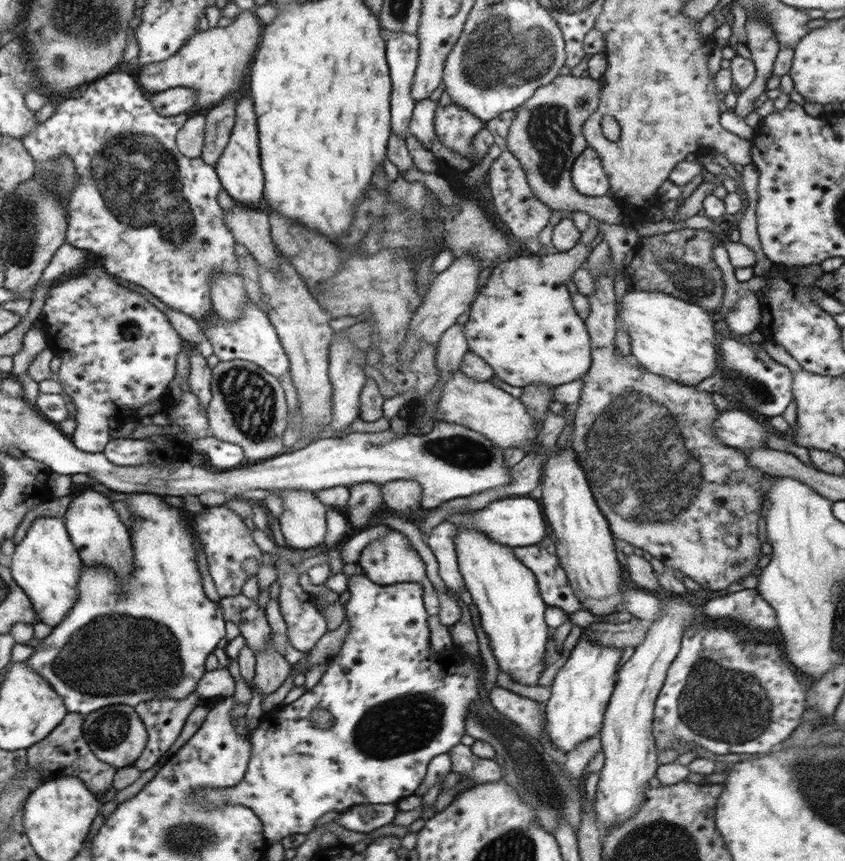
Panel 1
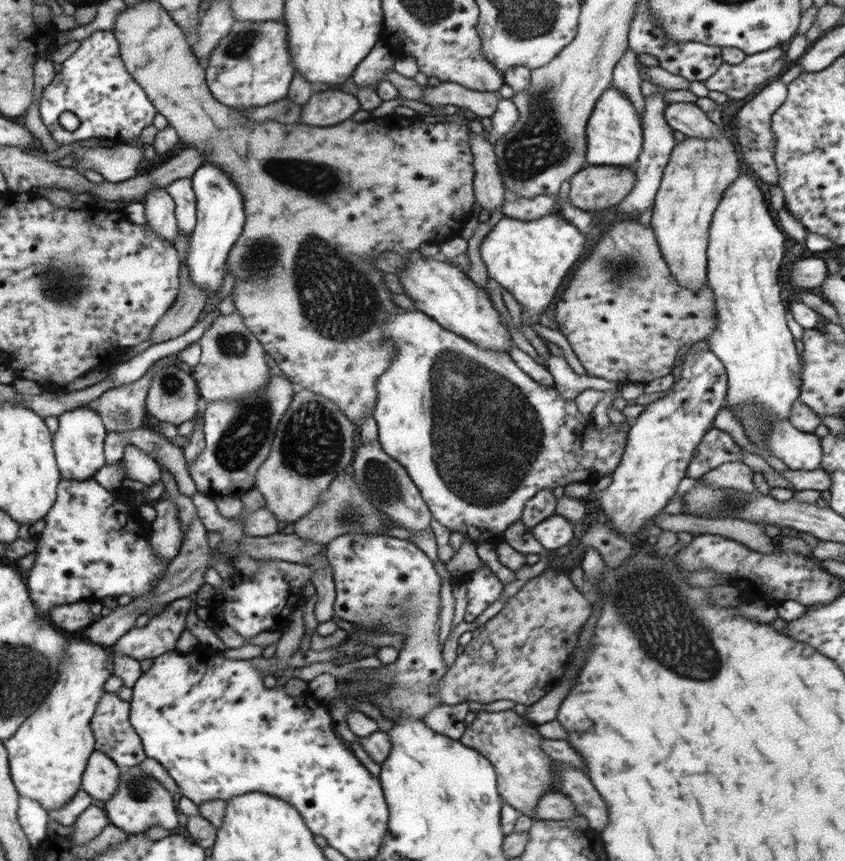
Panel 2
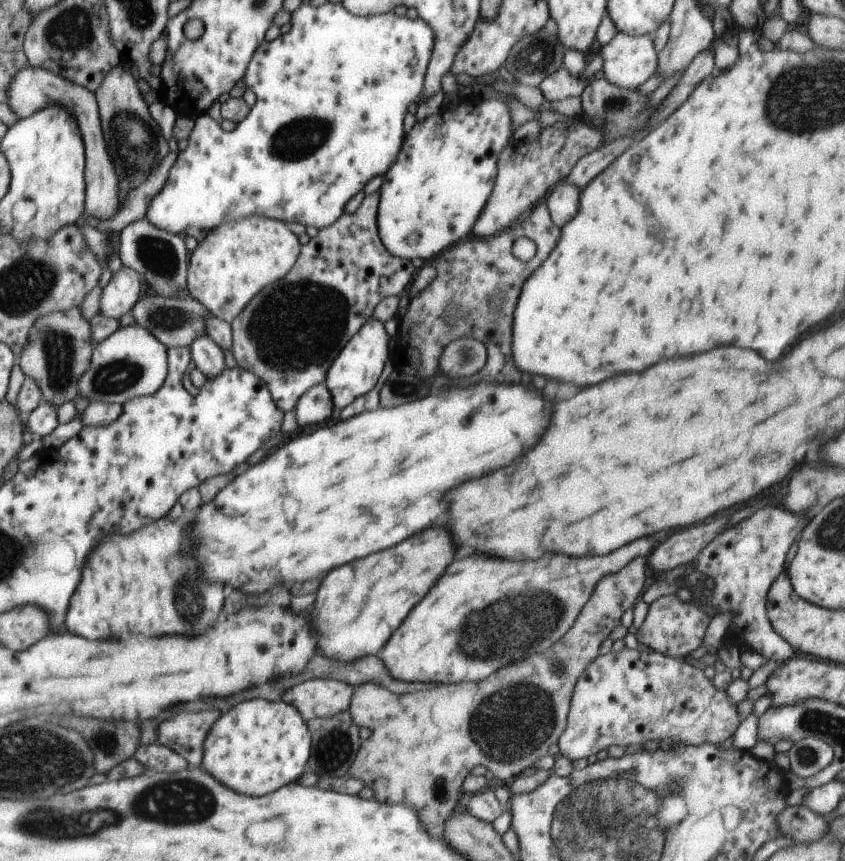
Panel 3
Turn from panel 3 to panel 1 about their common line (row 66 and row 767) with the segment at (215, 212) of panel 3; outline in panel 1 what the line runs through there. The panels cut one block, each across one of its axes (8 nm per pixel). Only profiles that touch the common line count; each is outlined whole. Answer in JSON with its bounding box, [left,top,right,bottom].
[192,574,479,843]

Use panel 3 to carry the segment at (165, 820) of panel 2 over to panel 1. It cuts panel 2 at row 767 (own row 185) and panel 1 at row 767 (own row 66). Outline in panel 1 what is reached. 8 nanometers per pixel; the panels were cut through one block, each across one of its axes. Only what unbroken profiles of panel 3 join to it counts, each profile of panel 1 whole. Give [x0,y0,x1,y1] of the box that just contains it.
[83,704,146,769]

